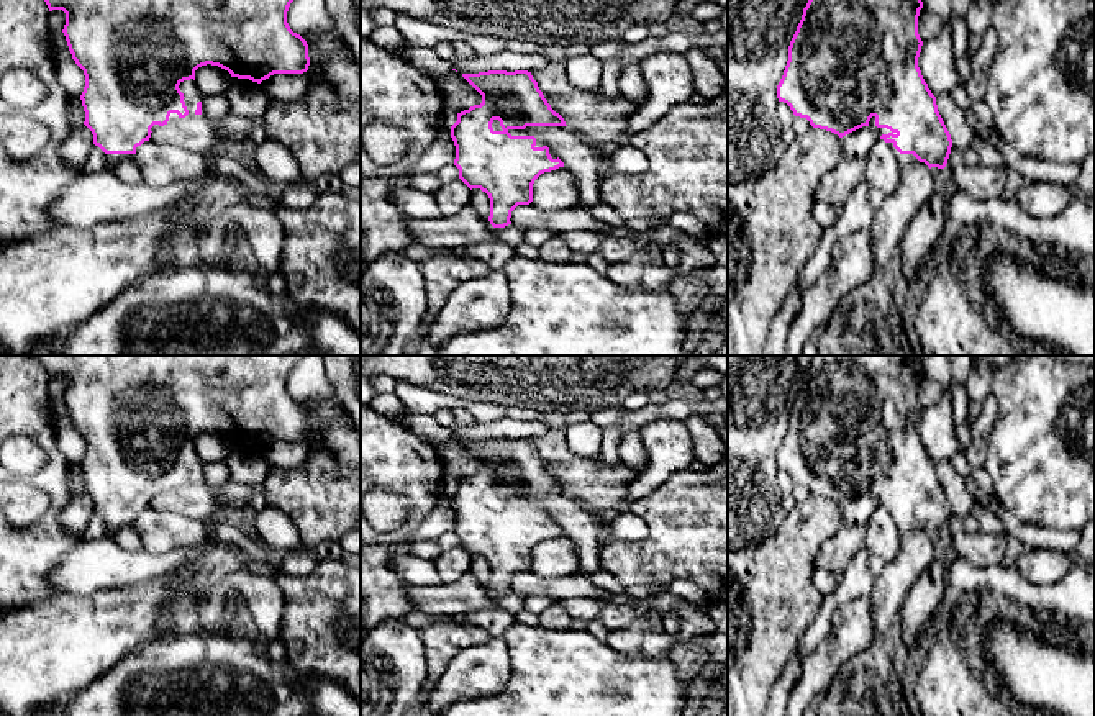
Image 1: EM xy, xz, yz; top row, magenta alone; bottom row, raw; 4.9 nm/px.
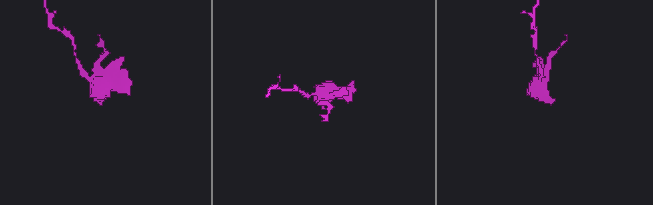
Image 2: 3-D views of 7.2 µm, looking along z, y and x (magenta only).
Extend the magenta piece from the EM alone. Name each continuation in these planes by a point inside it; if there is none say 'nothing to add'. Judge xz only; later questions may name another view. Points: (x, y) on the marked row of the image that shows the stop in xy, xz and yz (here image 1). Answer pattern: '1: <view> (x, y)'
1: xz (540, 141)

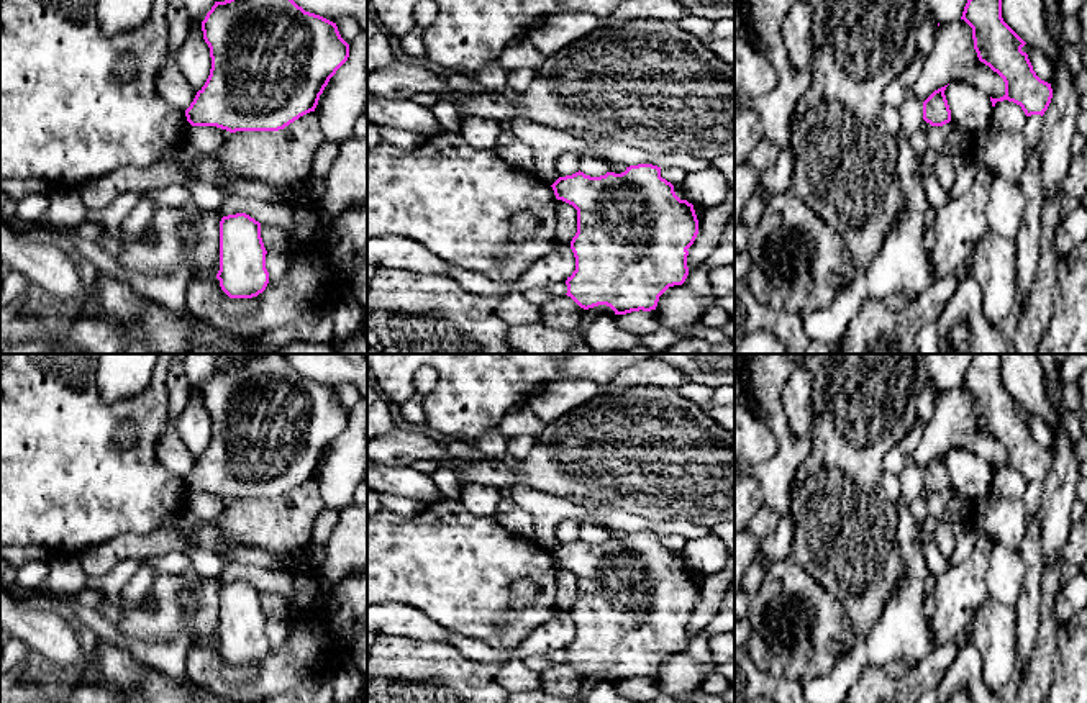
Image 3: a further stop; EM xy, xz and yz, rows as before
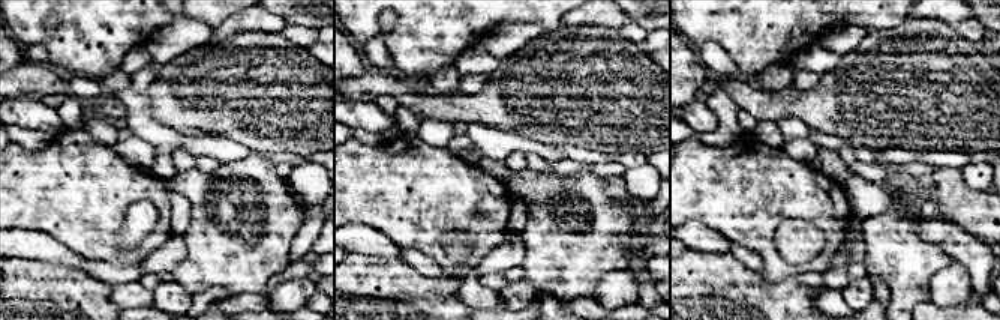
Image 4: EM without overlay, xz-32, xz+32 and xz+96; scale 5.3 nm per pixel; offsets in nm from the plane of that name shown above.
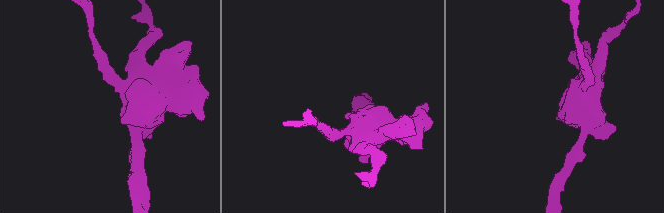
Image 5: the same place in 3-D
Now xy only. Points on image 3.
nothing to add

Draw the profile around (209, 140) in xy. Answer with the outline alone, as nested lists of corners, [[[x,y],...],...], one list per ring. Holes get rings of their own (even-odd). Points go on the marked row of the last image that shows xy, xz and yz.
[[[192,126],[187,133],[187,141],[205,157],[215,157],[223,147],[230,131],[216,126]]]

